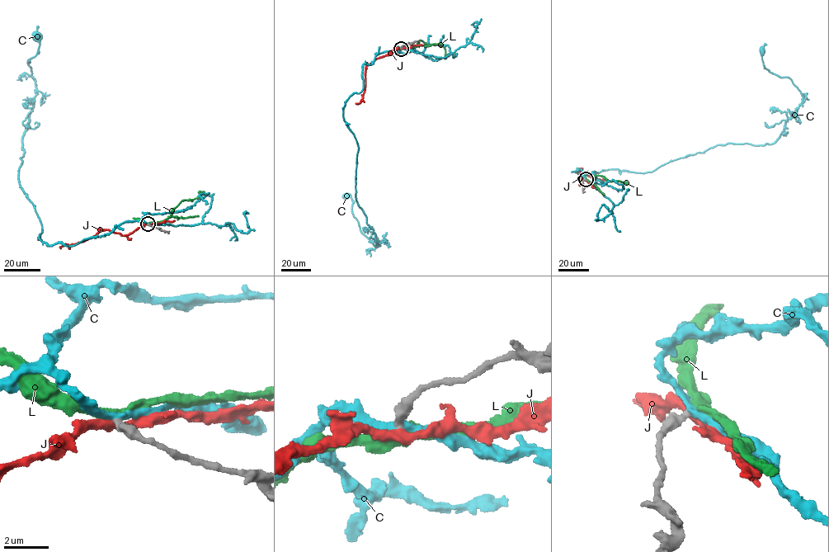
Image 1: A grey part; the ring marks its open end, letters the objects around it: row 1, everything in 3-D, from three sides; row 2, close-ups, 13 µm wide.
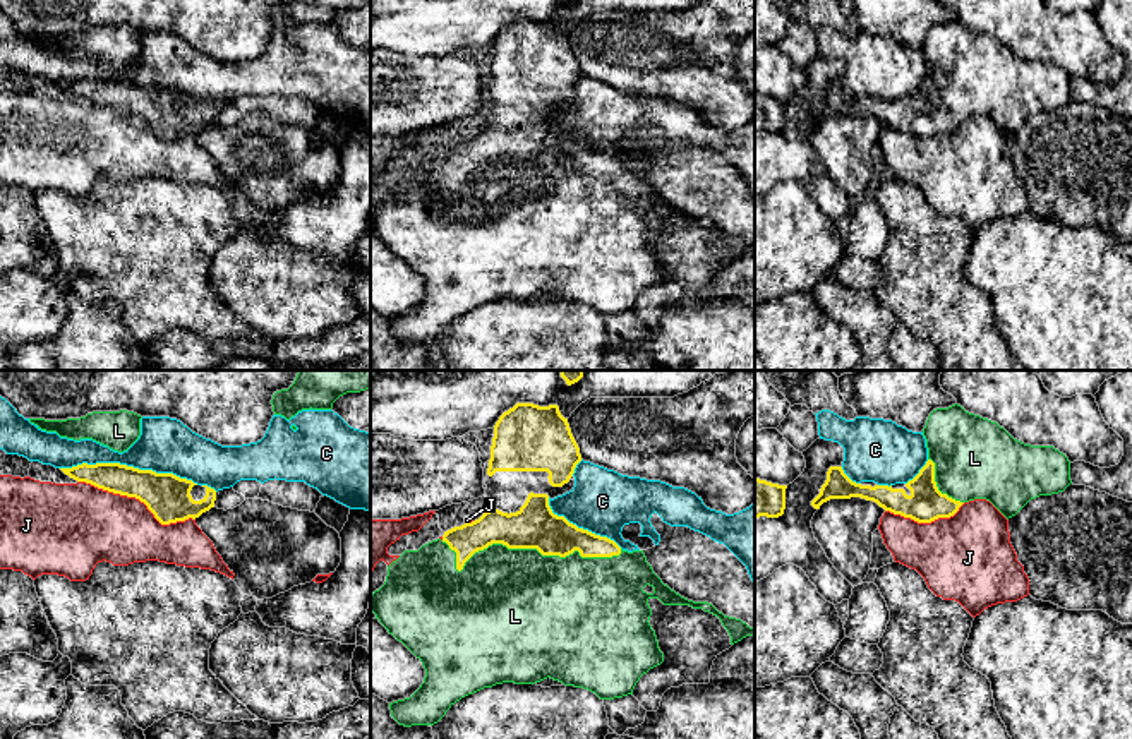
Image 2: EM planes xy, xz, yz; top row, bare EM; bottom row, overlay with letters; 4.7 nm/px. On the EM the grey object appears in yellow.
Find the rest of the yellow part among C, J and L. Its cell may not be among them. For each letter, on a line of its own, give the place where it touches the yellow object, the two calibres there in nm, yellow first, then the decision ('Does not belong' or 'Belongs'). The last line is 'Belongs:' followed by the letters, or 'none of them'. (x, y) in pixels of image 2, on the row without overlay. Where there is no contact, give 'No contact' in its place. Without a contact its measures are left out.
C: Touches yellow at xy (129, 83). Thickness 220 nm (yellow) against 260 nm. Does not belong
J: Touches yellow at xy (138, 114). Thickness 220 nm (yellow) against 340 nm. Does not belong
L: Touches yellow at xz (525, 163). Thickness 200 nm (yellow) against 480 nm. Belongs
Belongs: L

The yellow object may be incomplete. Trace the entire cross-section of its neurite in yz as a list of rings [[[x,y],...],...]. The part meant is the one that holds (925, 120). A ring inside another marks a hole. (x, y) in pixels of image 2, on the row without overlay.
[[[957,19],[933,26],[923,51],[928,77],[907,99],[856,99],[842,82],[830,82],[811,122],[861,113],[894,130],[931,139],[954,132],[964,118],[986,115],[1009,135],[1031,115],[1063,108],[1072,99],[1063,69],[1024,60]]]

